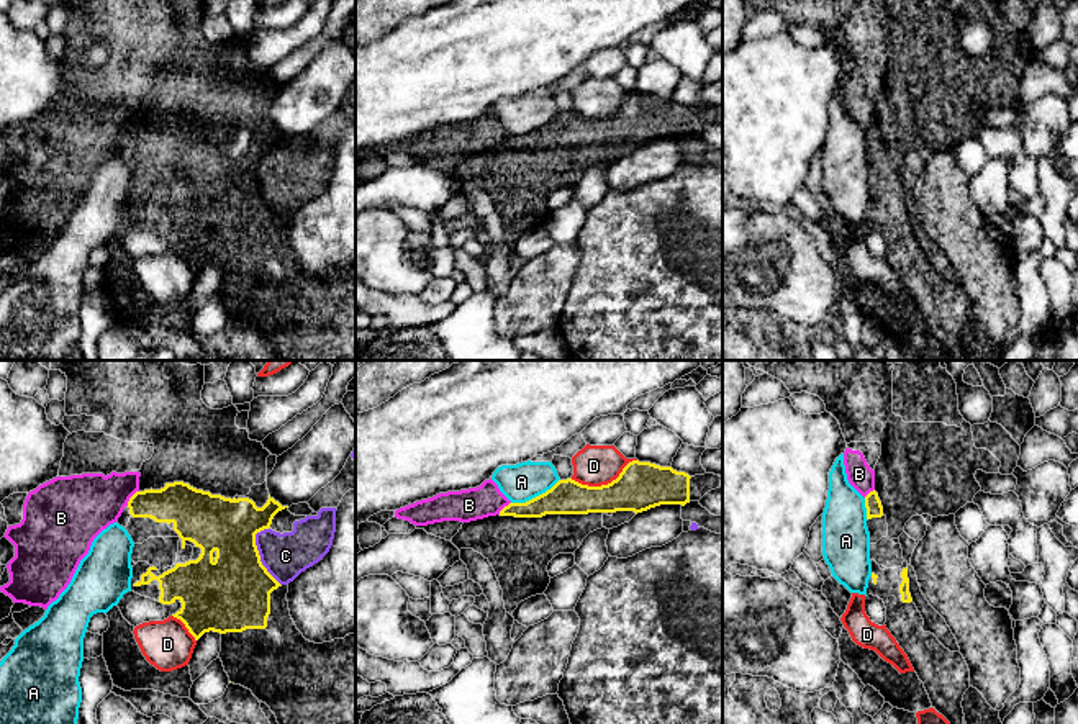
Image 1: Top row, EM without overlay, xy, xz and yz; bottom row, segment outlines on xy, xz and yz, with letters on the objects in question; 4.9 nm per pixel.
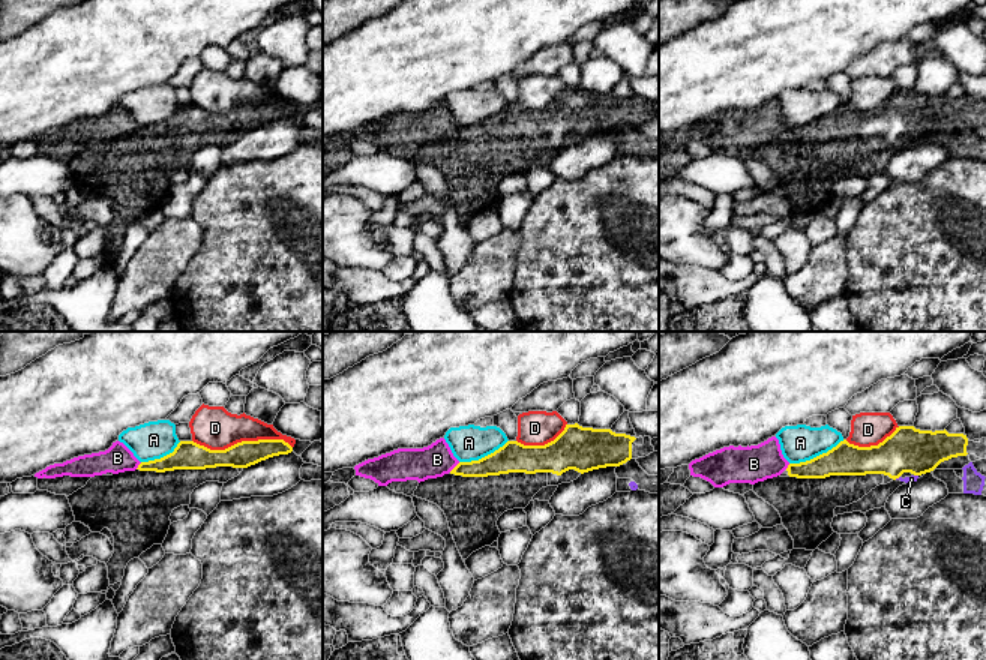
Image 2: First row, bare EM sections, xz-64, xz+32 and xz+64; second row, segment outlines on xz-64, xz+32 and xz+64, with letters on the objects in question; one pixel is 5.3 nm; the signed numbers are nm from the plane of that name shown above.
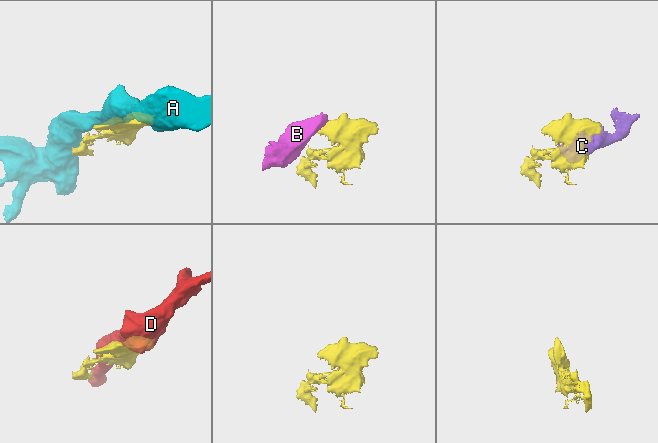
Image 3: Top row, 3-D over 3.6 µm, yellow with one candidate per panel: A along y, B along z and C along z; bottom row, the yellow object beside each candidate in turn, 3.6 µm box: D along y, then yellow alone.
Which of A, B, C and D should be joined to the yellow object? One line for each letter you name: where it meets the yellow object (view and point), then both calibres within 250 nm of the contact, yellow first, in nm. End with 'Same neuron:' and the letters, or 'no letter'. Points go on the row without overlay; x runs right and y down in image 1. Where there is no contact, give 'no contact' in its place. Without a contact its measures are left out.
Same neuron: no letter

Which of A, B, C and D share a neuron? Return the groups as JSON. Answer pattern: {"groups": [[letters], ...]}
{"groups": [["A"], ["B"], ["C"], ["D"]]}

